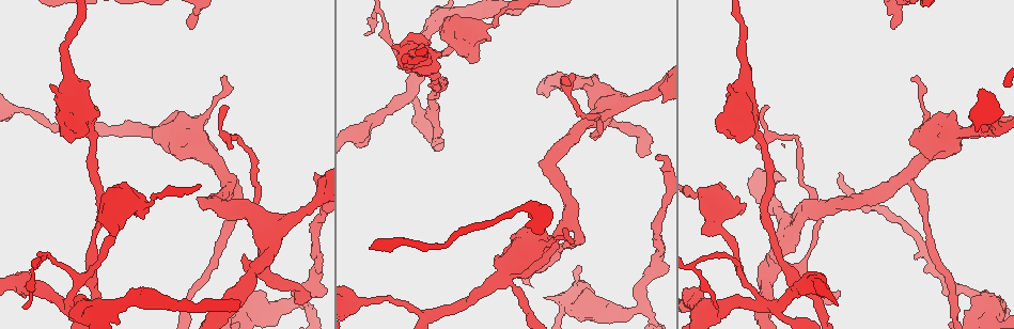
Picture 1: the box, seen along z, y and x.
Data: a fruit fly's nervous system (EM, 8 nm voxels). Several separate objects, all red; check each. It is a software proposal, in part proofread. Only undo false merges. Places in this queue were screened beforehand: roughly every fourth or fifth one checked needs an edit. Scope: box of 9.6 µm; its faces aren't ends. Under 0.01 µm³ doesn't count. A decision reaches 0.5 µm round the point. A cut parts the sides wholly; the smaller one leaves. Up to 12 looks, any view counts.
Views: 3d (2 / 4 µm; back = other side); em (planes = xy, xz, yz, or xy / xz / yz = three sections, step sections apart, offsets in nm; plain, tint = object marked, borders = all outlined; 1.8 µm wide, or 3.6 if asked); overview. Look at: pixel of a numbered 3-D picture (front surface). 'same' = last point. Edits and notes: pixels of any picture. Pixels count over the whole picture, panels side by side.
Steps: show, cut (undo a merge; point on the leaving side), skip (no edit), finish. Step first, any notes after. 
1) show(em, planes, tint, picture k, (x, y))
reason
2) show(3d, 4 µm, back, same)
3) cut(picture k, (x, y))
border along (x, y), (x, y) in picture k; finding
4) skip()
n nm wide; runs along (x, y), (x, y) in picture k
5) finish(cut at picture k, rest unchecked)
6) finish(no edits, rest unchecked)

show(em, 3.6 µm, xz, step 8, tint, picture 1, (901, 179))
arms part here

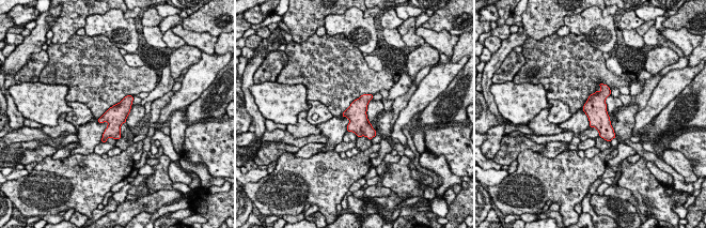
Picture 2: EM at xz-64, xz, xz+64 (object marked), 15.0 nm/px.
skip()
all the same neuron

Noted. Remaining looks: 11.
show(3d, 2 µm, picture 1, (693, 266))
sharp bend

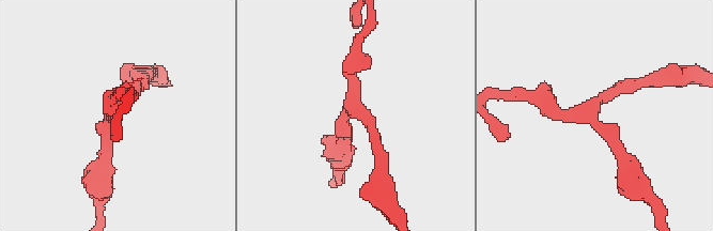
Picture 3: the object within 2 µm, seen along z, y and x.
show(em, planes, borders, picture 3, (358, 111))

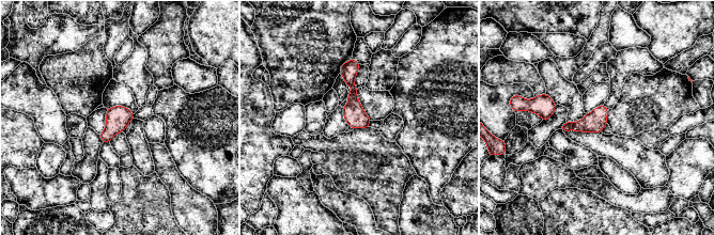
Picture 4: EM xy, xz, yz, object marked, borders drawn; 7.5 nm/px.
skip()
runs along (352, 62), (353, 112), (365, 125) in picture 4; continuous, no second neuron

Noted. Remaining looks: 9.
show(em, planes, tint, picture 1, (72, 296))
sudden change in width

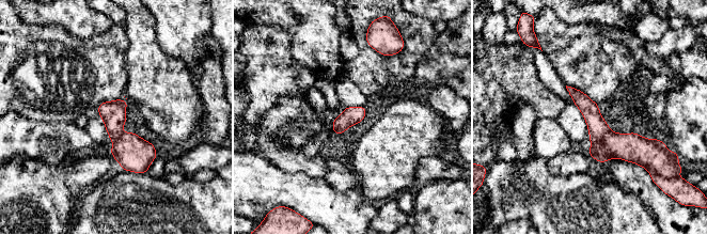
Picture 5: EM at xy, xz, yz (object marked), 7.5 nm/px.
cut(picture 5, (631, 147))
140 nm wide; border along (611, 131), (599, 141), (590, 140) in picture 5; two neurons meet here

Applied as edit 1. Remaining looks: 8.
show(em, planes, plain, picture 1, (636, 309))
small branch off a trunk

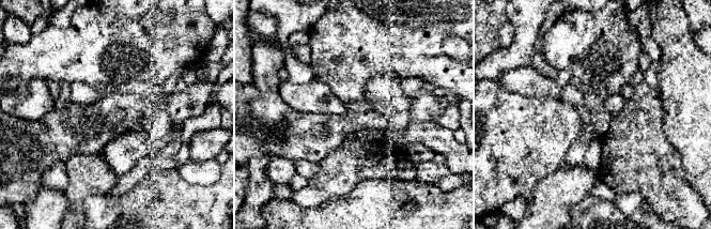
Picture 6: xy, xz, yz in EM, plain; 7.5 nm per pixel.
show(em, planes, tint, same)

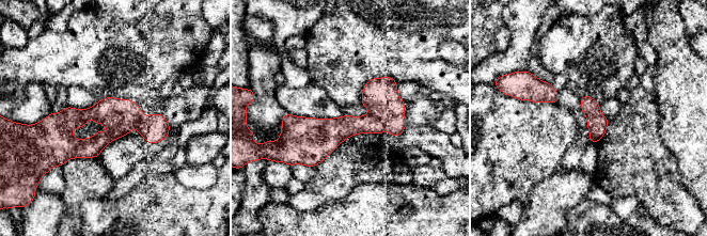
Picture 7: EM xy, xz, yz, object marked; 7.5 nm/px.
cut(picture 7, (380, 96))
border along (370, 113), (375, 114), (386, 129) in picture 7; two neurons meet here

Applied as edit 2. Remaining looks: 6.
show(em, planes, plain, picture 1, (776, 269))
abrupt turn

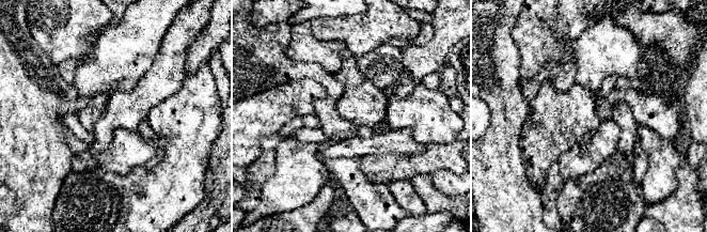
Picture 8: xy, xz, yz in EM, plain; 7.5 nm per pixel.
show(em, planes, tint, same)

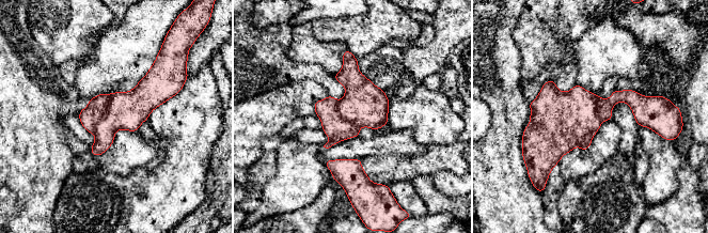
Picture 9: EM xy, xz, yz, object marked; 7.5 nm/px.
cut(picture 9, (90, 115))
a second neuron is stuck on

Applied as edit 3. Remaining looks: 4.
finish(cut at picture 5, cut at picture 7, cut at picture 9, rest unchecked)

